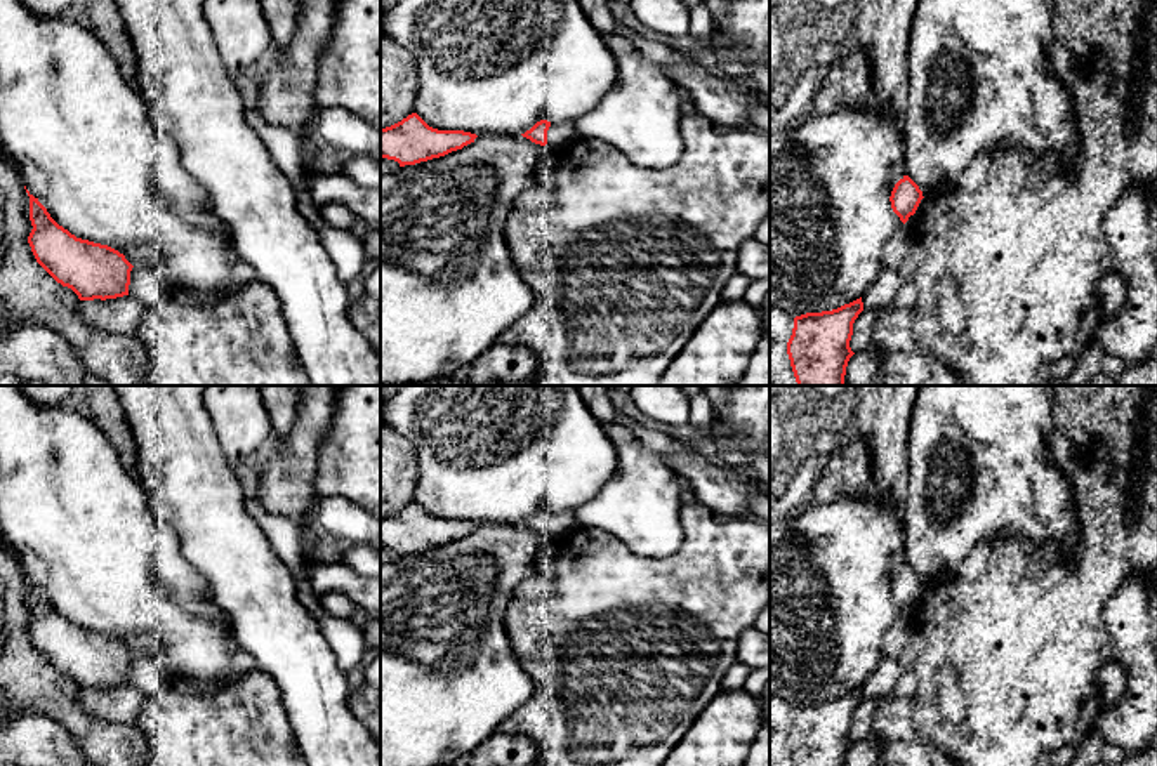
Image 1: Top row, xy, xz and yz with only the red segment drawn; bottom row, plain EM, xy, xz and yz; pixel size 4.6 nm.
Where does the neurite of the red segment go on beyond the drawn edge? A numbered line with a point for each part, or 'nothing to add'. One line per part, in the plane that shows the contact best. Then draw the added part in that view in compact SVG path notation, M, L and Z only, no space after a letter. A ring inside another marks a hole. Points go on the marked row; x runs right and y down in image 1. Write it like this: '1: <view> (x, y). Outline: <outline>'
1: xz (560, 136). Outline: M575 122L551 123L545 148L558 158L577 137Z

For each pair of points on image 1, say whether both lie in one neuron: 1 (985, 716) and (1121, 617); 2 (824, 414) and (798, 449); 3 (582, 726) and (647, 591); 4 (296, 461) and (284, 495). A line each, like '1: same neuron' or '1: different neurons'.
1: different neurons
2: same neuron
3: same neuron
4: same neuron

